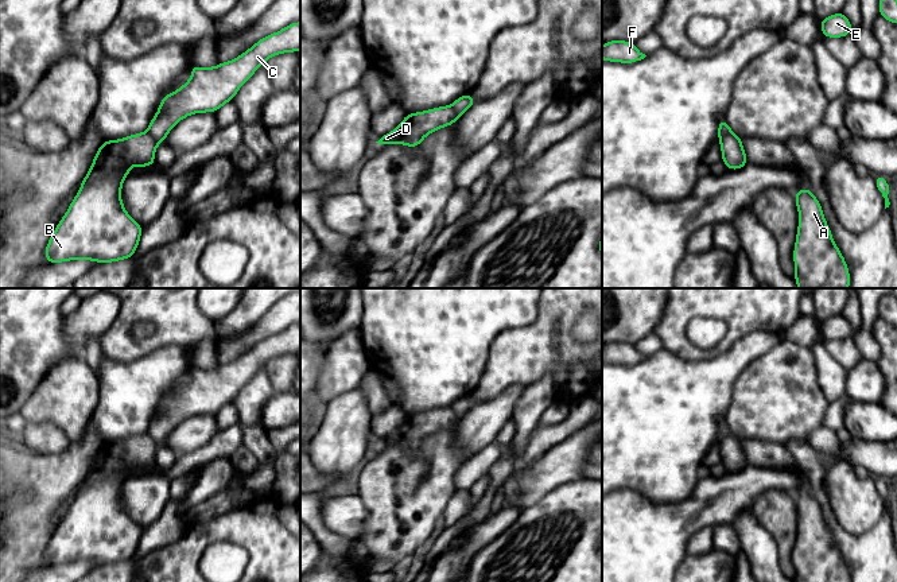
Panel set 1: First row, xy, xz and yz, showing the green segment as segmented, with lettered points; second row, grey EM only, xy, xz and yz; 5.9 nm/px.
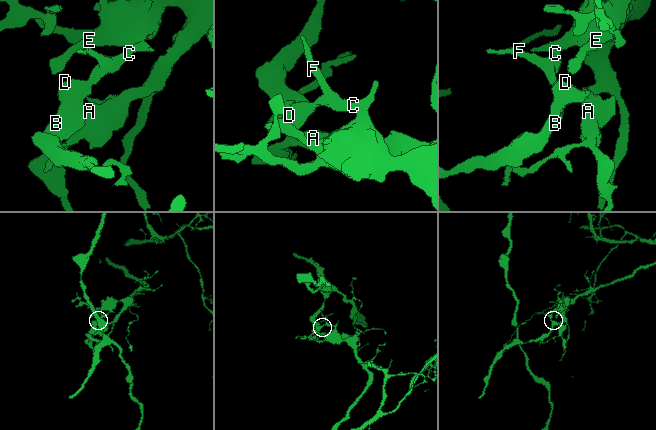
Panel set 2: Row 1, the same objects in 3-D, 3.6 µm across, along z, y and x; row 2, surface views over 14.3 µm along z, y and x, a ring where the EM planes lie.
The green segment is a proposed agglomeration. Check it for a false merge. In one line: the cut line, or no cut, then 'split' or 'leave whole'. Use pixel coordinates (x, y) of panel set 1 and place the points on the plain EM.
cut xy (147, 433), (159, 445); split

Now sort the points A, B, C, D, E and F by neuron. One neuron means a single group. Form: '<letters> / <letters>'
A C E F / B D

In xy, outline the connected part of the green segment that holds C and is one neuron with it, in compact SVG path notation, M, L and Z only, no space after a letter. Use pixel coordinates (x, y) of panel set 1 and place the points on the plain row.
M294 323L277 334L257 342L237 360L214 369L191 366L191 379L176 393L162 400L147 434L156 445L164 445L167 436L180 422L194 415L215 415L233 403L240 389L271 358L300 352L300 323Z

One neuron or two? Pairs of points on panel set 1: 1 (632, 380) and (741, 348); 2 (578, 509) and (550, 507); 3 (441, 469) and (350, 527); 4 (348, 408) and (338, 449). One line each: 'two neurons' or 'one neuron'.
1: one neuron
2: one neuron
3: two neurons
4: one neuron

